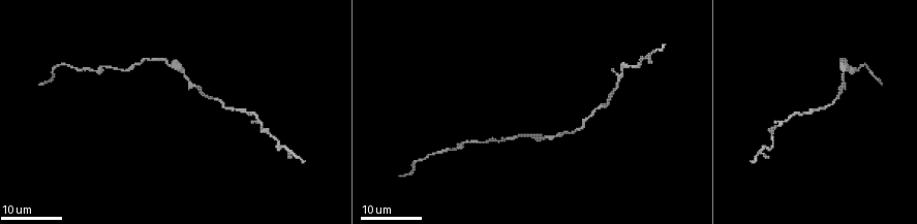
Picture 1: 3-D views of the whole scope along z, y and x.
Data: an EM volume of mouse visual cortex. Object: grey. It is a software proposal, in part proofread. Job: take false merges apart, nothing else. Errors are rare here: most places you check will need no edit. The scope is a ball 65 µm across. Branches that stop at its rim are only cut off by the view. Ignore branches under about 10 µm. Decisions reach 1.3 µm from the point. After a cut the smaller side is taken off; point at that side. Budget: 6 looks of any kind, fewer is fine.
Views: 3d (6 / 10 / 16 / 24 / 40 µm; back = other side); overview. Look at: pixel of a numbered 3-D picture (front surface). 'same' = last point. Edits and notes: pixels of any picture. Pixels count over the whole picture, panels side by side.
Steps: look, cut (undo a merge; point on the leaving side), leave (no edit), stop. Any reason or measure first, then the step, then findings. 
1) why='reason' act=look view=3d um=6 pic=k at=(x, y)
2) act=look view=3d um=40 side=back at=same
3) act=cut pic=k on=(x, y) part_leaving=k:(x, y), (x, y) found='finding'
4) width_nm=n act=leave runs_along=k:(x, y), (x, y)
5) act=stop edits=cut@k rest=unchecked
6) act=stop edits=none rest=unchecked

why='thick turns thin' act=look view=3d um=24 pic=1 at=(463, 142)

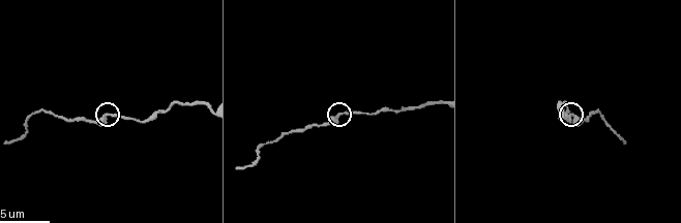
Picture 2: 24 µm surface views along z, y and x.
why='closer look' act=look view=3d um=6 pic=2 at=(108, 116)

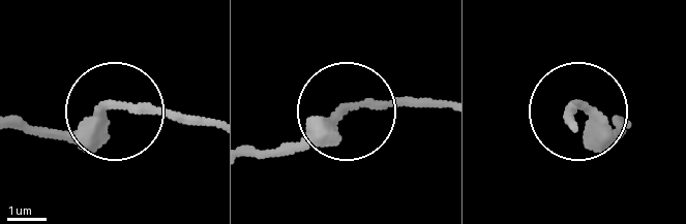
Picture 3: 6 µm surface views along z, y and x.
act=leave runs_along=3:(573, 125), (579, 104), (619, 134) found='continuous, no second cell'

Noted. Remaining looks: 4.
why='thick turns thin' act=look view=3d um=16 pic=1 at=(596, 110)

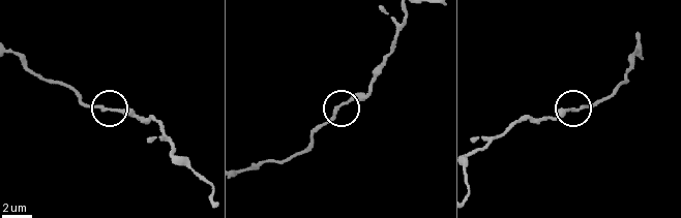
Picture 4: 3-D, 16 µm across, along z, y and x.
act=look view=3d um=10 pic=4 at=(110, 110)

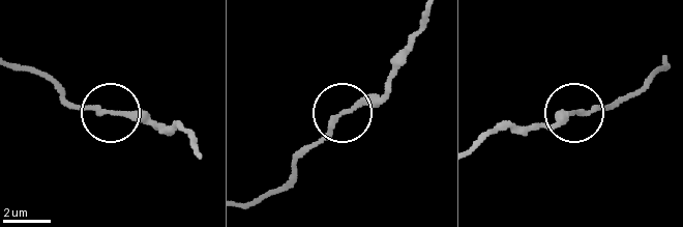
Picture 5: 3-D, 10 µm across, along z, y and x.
act=leave runs_along=5:(243, 206), (279, 189), (338, 117), (390, 89) found='all the same cell'

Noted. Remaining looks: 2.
why='three arms meet' act=look view=3d um=16 pic=1 at=(189, 81)

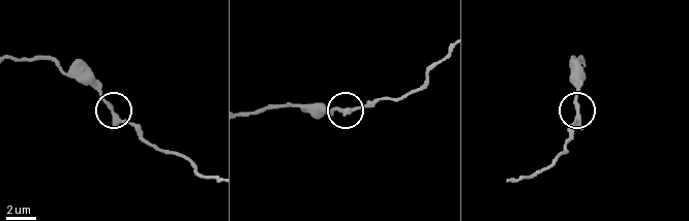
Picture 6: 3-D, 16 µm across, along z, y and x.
act=look view=3d um=10 pic=6 at=(112, 111)

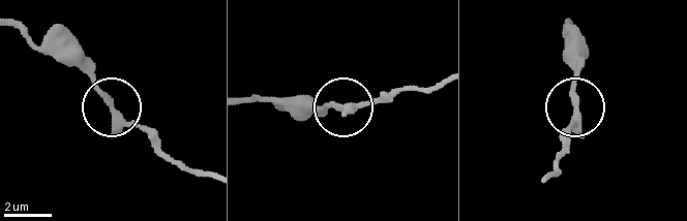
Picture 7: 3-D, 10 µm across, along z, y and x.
arms=3 act=leave found='continuous, no second cell'

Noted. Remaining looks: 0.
act=stop edits=none rest=unchecked

